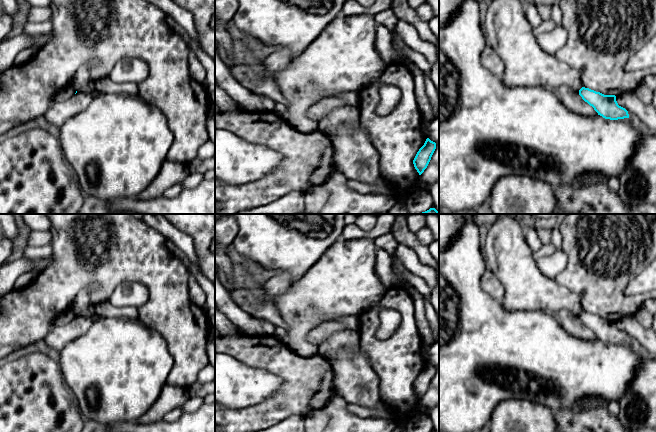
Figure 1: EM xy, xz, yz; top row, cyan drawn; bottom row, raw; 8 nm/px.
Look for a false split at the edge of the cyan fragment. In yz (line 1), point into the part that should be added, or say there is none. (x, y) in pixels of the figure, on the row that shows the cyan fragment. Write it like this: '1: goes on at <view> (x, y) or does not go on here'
1: goes on at yz (638, 182)

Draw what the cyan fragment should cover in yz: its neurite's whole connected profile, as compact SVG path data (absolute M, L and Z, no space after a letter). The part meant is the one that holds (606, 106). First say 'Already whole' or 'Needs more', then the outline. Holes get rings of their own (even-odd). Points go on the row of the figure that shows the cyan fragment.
Needs more. M585 87L579 90L579 95L603 118L624 122L629 120L632 126L639 131L639 140L635 152L624 169L623 174L619 177L620 188L618 195L622 202L628 206L656 204L656 130L650 129L638 118L630 120L628 111L618 105L615 95L604 95Z

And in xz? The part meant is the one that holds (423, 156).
Already whole. M427 138L424 145L417 152L413 164L419 175L427 168L435 149L436 143Z

